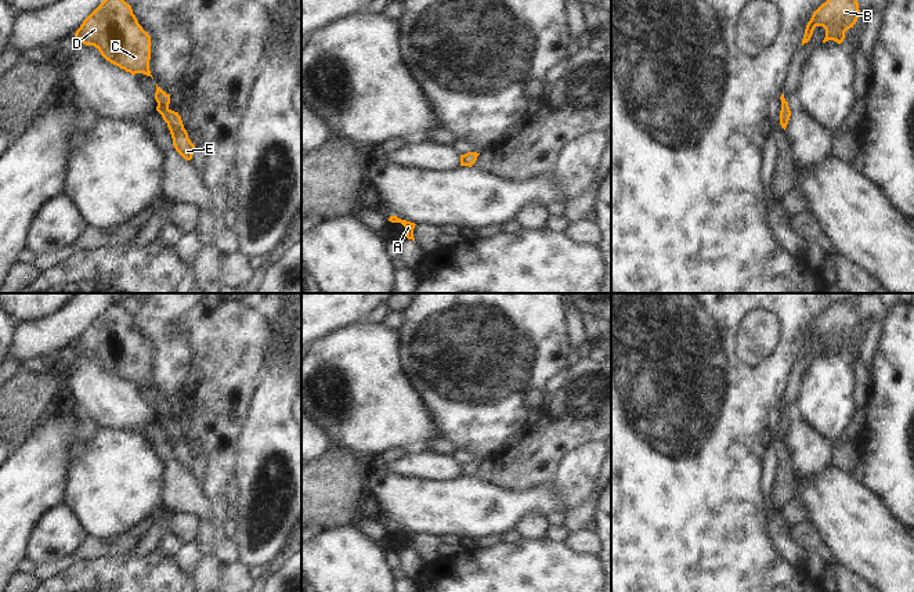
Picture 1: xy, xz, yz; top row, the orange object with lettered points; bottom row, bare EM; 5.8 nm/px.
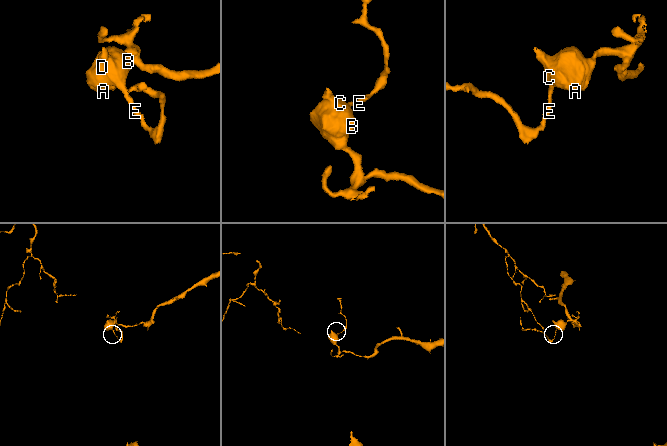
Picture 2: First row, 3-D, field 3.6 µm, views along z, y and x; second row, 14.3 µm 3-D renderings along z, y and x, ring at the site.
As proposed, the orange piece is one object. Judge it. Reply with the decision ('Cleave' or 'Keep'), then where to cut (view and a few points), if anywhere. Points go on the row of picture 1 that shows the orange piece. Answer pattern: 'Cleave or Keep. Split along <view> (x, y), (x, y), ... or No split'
Keep. No split

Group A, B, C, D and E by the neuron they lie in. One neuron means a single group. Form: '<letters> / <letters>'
A B C D E

